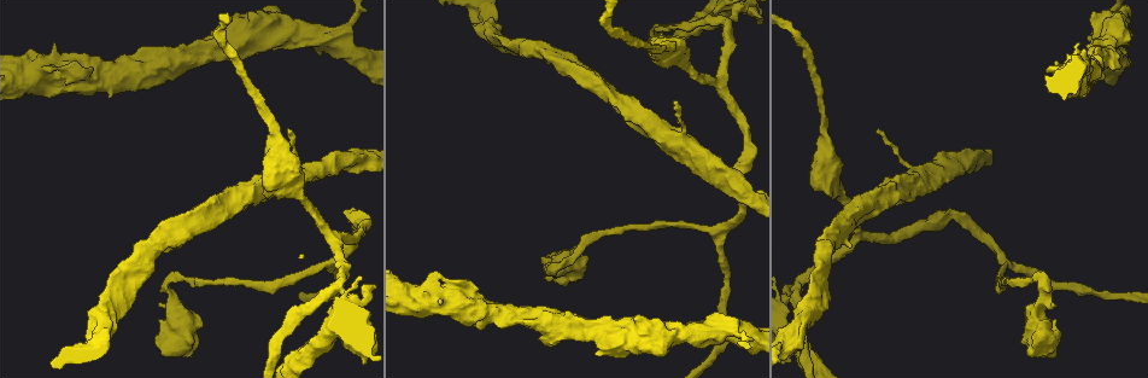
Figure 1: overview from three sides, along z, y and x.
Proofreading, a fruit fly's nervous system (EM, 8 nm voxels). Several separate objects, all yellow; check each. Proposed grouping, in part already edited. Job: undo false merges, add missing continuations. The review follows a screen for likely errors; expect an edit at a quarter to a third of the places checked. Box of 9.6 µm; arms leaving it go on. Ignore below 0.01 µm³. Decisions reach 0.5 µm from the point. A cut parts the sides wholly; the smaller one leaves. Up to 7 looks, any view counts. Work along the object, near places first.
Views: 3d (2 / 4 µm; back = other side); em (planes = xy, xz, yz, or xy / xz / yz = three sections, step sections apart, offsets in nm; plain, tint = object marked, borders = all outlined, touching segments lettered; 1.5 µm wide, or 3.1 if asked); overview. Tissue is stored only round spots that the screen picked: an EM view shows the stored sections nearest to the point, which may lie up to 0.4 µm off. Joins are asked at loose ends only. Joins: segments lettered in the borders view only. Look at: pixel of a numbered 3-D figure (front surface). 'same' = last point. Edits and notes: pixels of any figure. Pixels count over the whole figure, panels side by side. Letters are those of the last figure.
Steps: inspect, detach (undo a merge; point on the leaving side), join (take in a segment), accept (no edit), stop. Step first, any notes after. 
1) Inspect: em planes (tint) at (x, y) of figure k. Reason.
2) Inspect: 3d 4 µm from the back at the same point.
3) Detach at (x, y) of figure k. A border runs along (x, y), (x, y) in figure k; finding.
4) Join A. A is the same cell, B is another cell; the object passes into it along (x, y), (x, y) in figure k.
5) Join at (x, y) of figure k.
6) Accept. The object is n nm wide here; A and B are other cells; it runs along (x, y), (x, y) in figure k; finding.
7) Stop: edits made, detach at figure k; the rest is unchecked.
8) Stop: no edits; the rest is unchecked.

Inspect: em 3.1 µm yz step 16 (borders) at (109, 280) of figure 1. An open end.

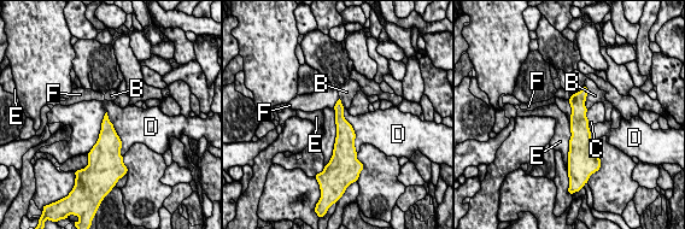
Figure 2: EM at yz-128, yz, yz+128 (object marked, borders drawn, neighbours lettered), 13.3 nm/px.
Accept. B, C, D, E and F are other cells; it runs along (584, 92), (579, 98), (575, 146) in figure 2; none of them fits.

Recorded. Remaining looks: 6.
Inspect: em planes (borders) at (958, 174) of figure 1. Stops while still wide.

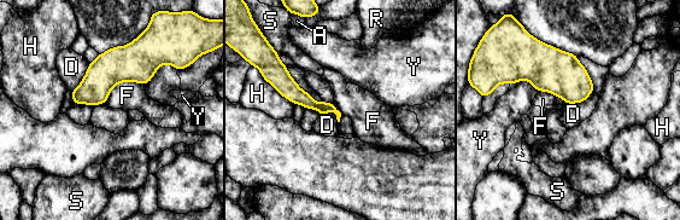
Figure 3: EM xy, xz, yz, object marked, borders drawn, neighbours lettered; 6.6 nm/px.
Accept. A, D, F, H, R, S and Y are other cells; it runs along (275, 58), (299, 97), (332, 108) in figure 3; none of them fits.

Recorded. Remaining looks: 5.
Inspect: 3d 2 µm at (337, 286) of figure 1. Three arms meet.

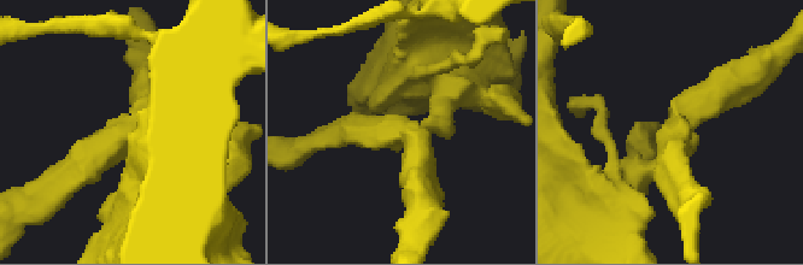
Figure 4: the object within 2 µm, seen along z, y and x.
Inspect: em yz step 4 (borders) at (678, 133) of figure 4. 3 arms meet here; the arms are 180, 260, 440 nm wide.

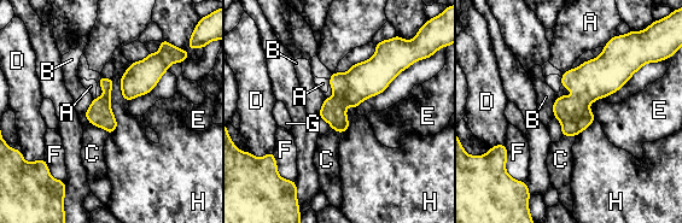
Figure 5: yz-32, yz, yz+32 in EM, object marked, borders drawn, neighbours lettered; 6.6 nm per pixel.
Detach at (586, 118) of figure 5. The object is 170 nm wide here; A, B, C, D, E, F, G and H are other cells; a second cell is stuck on.

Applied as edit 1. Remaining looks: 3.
Stop: edits made, detach at figure 5; the rest is unchecked.

